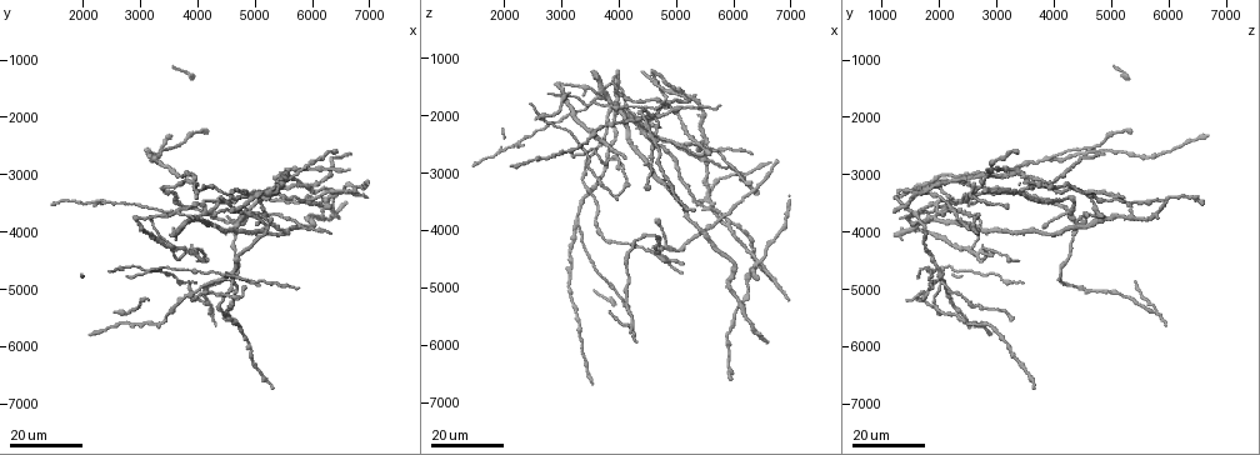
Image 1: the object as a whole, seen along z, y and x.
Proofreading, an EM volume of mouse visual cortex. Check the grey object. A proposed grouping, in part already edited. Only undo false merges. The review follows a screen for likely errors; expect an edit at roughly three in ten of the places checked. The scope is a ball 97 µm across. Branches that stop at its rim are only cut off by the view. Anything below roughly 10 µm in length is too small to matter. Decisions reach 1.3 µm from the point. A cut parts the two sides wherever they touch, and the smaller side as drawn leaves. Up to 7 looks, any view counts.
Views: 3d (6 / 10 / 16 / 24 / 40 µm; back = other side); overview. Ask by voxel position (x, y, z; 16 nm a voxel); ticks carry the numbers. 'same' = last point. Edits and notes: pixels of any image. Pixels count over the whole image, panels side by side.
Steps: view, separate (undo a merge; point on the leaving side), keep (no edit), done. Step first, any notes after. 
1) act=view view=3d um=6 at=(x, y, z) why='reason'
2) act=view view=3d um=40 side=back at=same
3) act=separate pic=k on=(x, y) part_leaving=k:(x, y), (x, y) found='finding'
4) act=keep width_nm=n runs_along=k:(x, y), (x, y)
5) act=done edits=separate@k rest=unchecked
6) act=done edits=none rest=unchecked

act=view view=3d um=16 at=(4250, 5400, 5750) why='thin arm on a thick one'

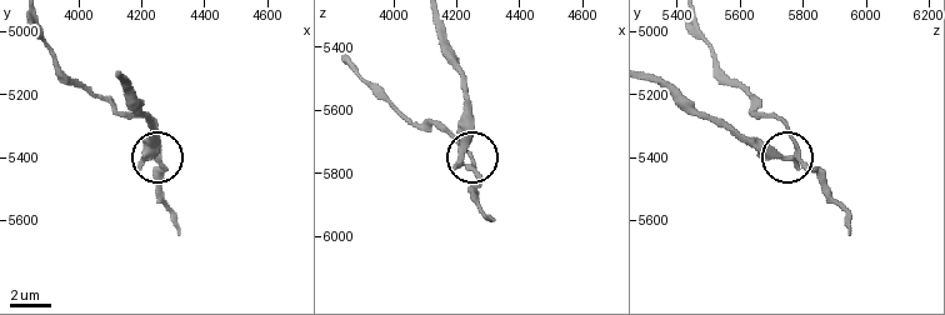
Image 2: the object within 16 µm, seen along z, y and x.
act=view view=3d um=6 at=(4230, 5400, 5780) why='zoom in'

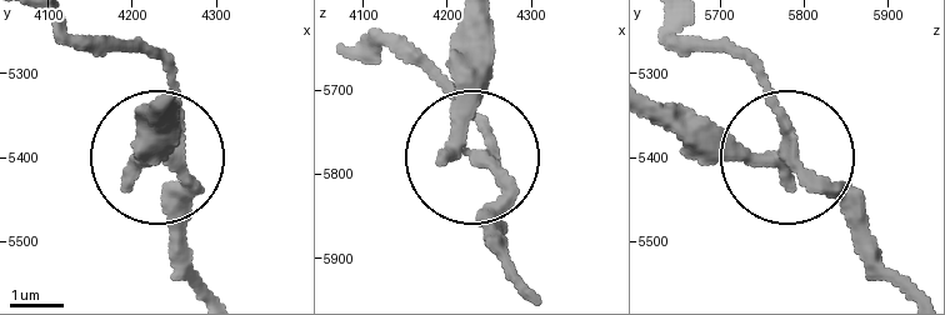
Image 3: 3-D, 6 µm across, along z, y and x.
act=separate pic=3 on=(184, 198) part_leaving=3:(784, 143), (756, 66), (694, 44), (685, 21) found='two neurons meet here'

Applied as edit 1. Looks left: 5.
act=view view=overview

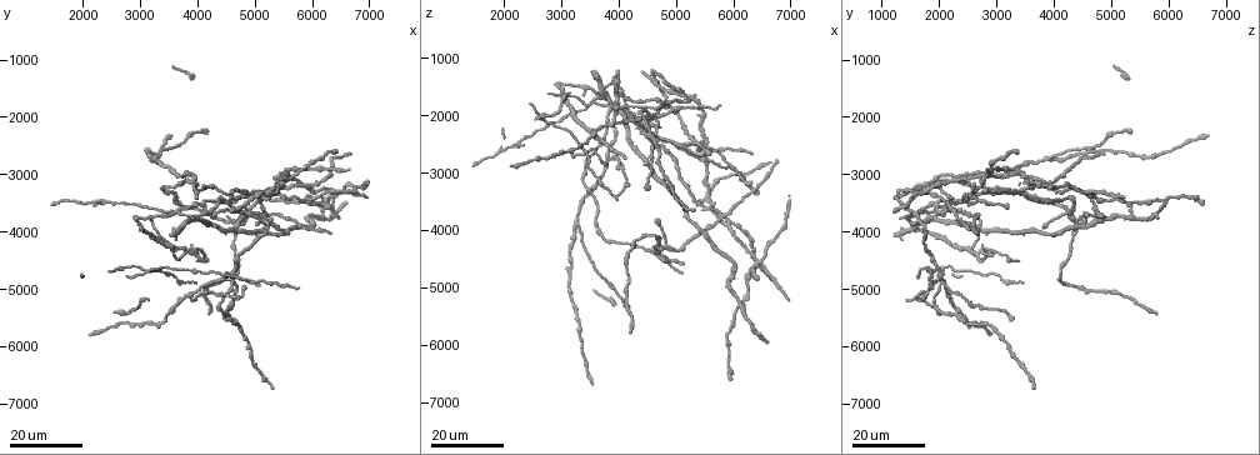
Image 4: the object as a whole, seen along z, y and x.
act=view view=3d um=24 at=(3950, 4300, 2750) why='four or more arms meet'

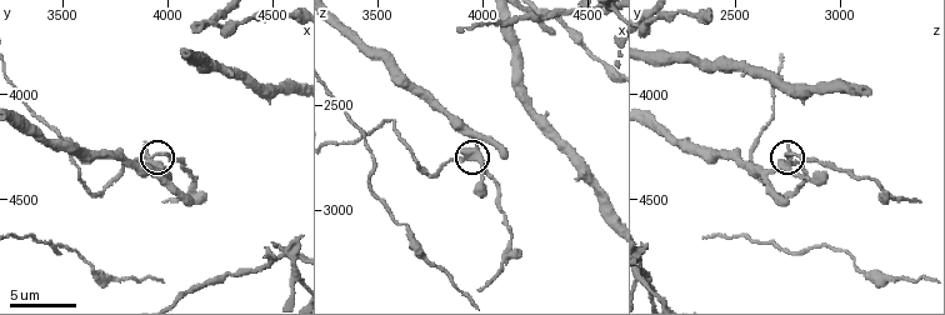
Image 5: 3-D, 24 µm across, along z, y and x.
act=view view=3d um=6 at=(3900, 4290, 2760)

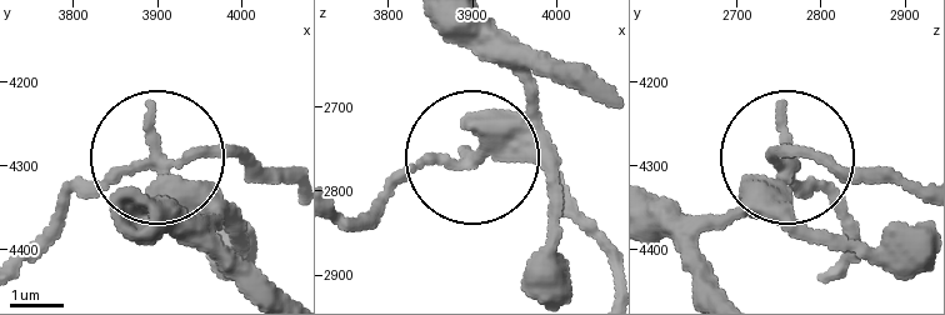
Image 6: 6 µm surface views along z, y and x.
act=keep width_nm=350 found='continuous, no second neuron'

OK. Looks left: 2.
act=view view=3d um=24 at=(3650, 3650, 1650) why='small branch off a trunk'

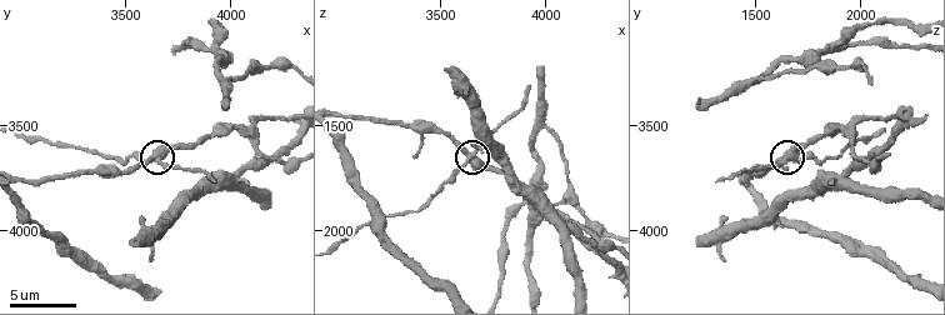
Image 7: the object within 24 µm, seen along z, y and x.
act=view view=3d um=6 at=(3630, 3660, 1660)

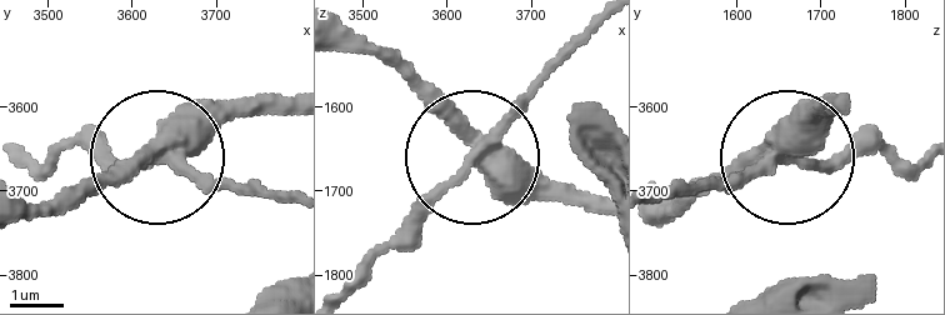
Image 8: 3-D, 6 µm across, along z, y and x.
act=separate pic=8 on=(431, 198) part_leaving=8:(478, 151), (348, 290) found='a second neuron is stuck on'

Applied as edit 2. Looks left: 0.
act=done edits=separate@3,separate@8 rest=unchecked

